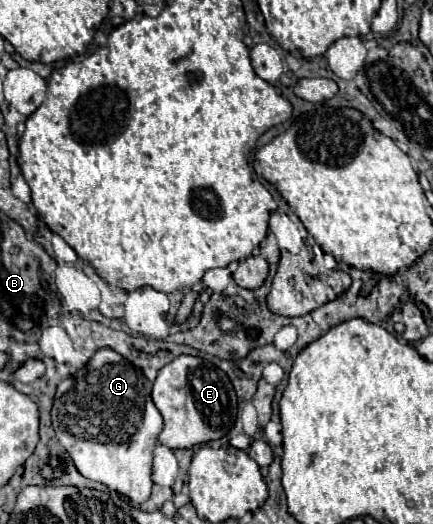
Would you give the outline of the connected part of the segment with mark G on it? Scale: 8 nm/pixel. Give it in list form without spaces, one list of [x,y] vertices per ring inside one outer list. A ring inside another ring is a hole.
[[[101,348],[89,364],[57,386],[53,410],[53,428],[61,446],[69,452],[75,468],[89,480],[127,496],[141,504],[151,496],[151,464],[157,436],[163,430],[163,418],[151,400],[147,378],[109,348]]]

